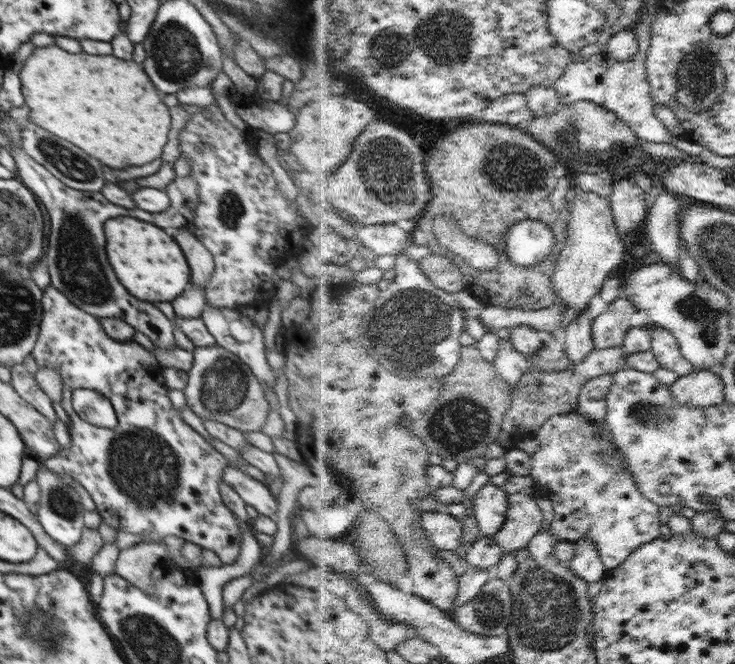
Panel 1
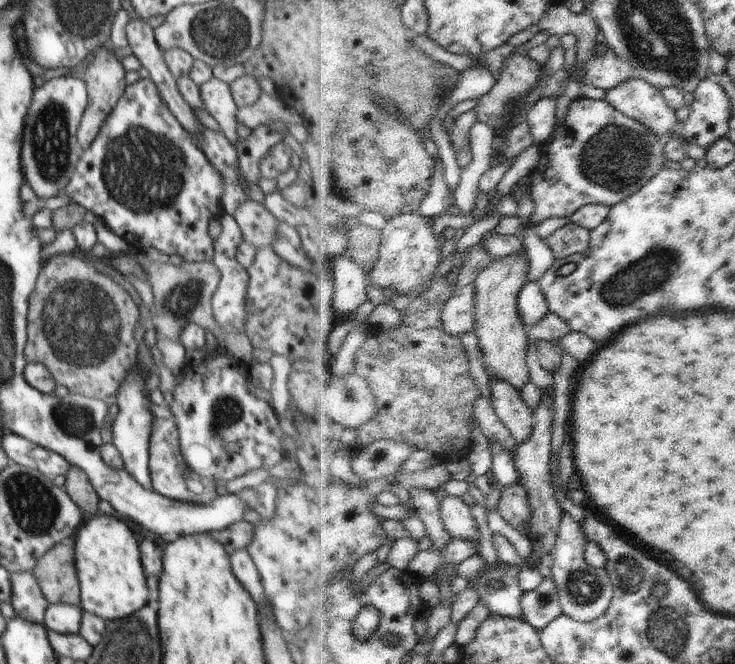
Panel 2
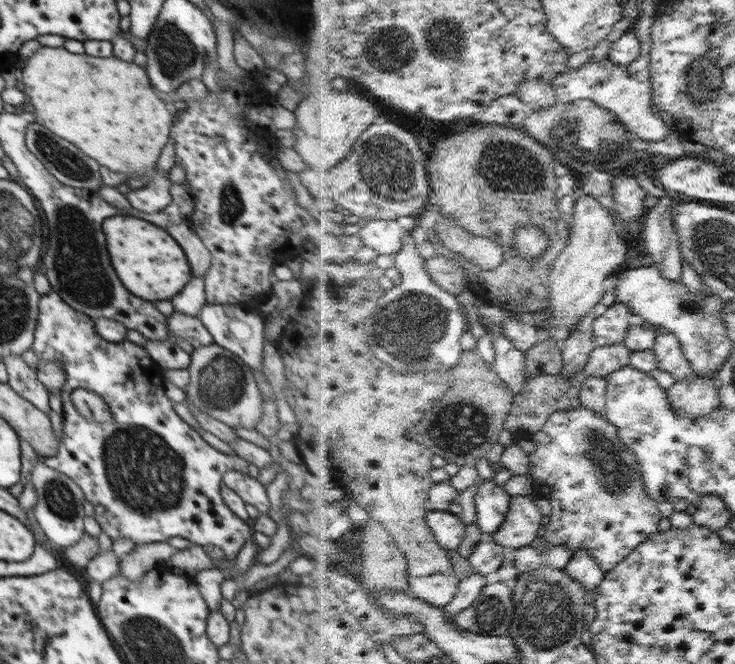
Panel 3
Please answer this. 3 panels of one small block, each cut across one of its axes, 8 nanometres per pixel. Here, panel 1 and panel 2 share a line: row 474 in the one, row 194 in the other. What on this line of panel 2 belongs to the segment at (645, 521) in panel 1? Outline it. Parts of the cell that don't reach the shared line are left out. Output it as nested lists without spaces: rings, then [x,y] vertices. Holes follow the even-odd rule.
[[[581,96],[574,100],[569,106],[569,113],[565,119],[566,120],[557,127],[555,136],[548,147],[546,147],[538,169],[532,174],[534,180],[534,200],[538,202],[538,212],[536,212],[534,220],[536,220],[538,224],[531,225],[530,227],[537,228],[537,226],[540,226],[540,224],[544,223],[548,218],[552,218],[550,216],[565,216],[571,218],[573,215],[576,215],[576,212],[580,211],[580,208],[590,204],[608,204],[608,206],[614,207],[616,204],[628,200],[630,196],[635,196],[642,188],[644,188],[644,186],[646,186],[646,184],[651,183],[656,176],[659,176],[660,172],[663,172],[663,170],[666,169],[666,164],[668,164],[668,159],[666,158],[666,145],[669,143],[669,140],[667,138],[660,138],[652,128],[646,127],[640,120],[635,120],[633,117],[623,114],[607,99],[592,100]]]

